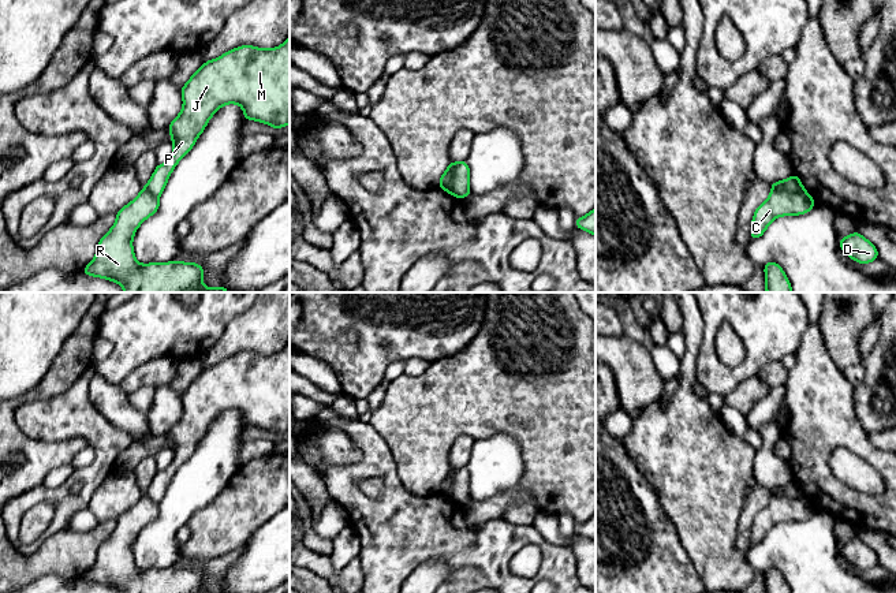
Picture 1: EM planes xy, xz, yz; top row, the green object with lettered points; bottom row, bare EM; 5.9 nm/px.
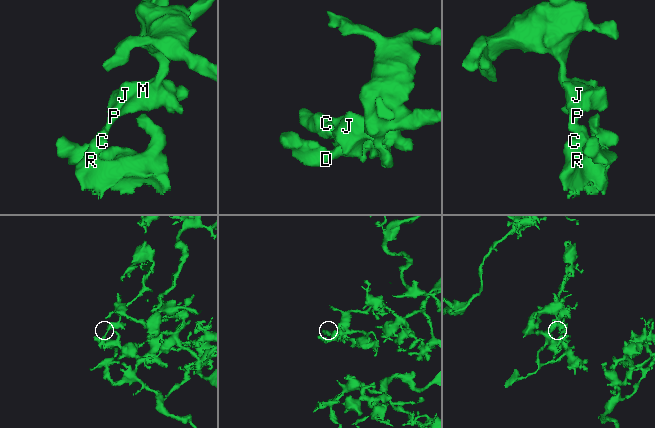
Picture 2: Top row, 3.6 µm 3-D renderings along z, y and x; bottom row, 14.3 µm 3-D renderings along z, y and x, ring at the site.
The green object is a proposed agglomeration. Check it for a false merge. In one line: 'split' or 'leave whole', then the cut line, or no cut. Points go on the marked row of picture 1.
split | xz (456, 163), (451, 187), (454, 196)

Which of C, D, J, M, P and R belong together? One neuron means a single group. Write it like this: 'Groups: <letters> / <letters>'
Groups: C D R / J M P

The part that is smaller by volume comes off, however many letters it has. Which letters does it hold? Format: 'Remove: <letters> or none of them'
Remove: C, D, R

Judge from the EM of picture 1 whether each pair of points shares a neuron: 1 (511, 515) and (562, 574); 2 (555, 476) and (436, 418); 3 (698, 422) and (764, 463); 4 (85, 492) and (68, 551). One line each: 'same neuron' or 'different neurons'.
1: different neurons
2: same neuron
3: different neurons
4: different neurons

